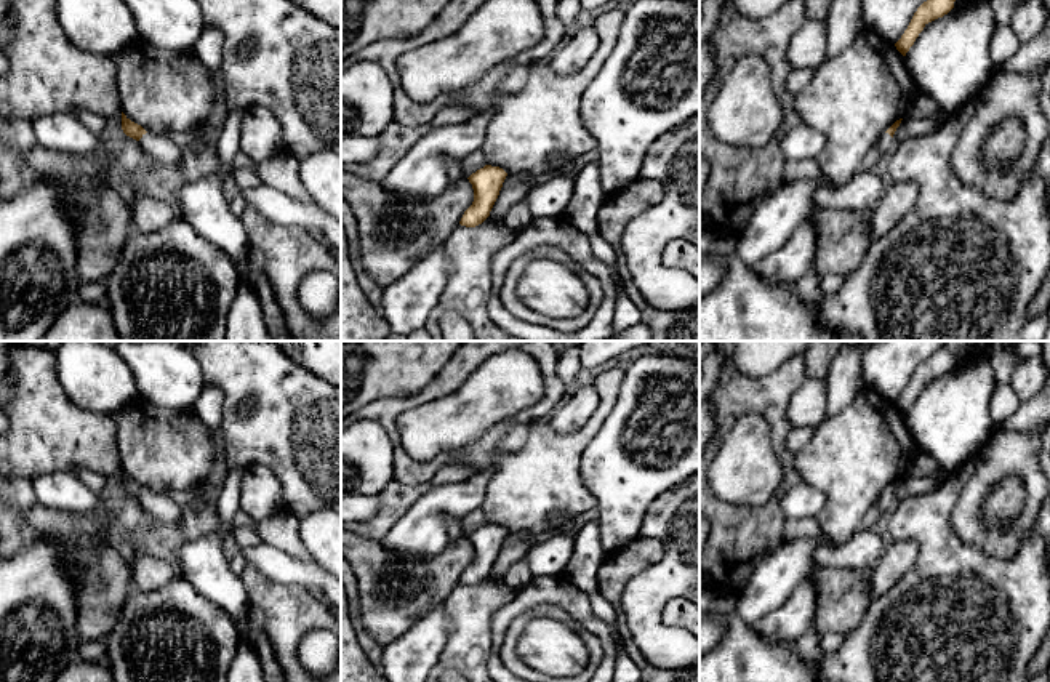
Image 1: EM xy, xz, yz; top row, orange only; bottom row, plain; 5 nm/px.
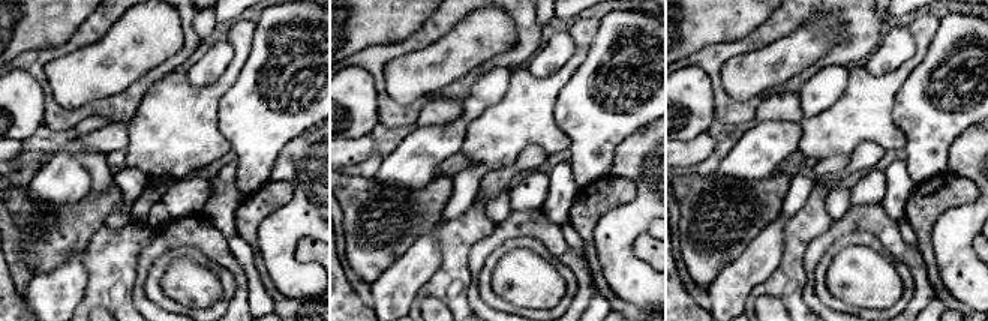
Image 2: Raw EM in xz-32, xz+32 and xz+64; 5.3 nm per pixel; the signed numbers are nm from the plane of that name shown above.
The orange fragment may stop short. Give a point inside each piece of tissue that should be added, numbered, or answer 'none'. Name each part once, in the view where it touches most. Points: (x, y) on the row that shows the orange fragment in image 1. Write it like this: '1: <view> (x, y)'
1: xy (162, 151)

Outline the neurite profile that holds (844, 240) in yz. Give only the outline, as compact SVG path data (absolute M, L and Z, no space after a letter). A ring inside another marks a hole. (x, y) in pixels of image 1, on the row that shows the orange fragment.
M815 207L807 219L818 235L813 269L818 275L847 277L863 263L874 239L868 232L869 213Z

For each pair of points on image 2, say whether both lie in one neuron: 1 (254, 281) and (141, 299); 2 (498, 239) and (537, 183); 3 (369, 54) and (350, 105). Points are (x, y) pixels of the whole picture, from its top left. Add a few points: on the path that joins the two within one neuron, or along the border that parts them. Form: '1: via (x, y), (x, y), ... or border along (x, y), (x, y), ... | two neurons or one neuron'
1: border along (231, 251), (246, 278), (249, 305) | two neurons
2: border along (541, 206), (513, 210) | two neurons
3: border along (353, 63), (365, 68), (372, 77), (377, 102) | two neurons

